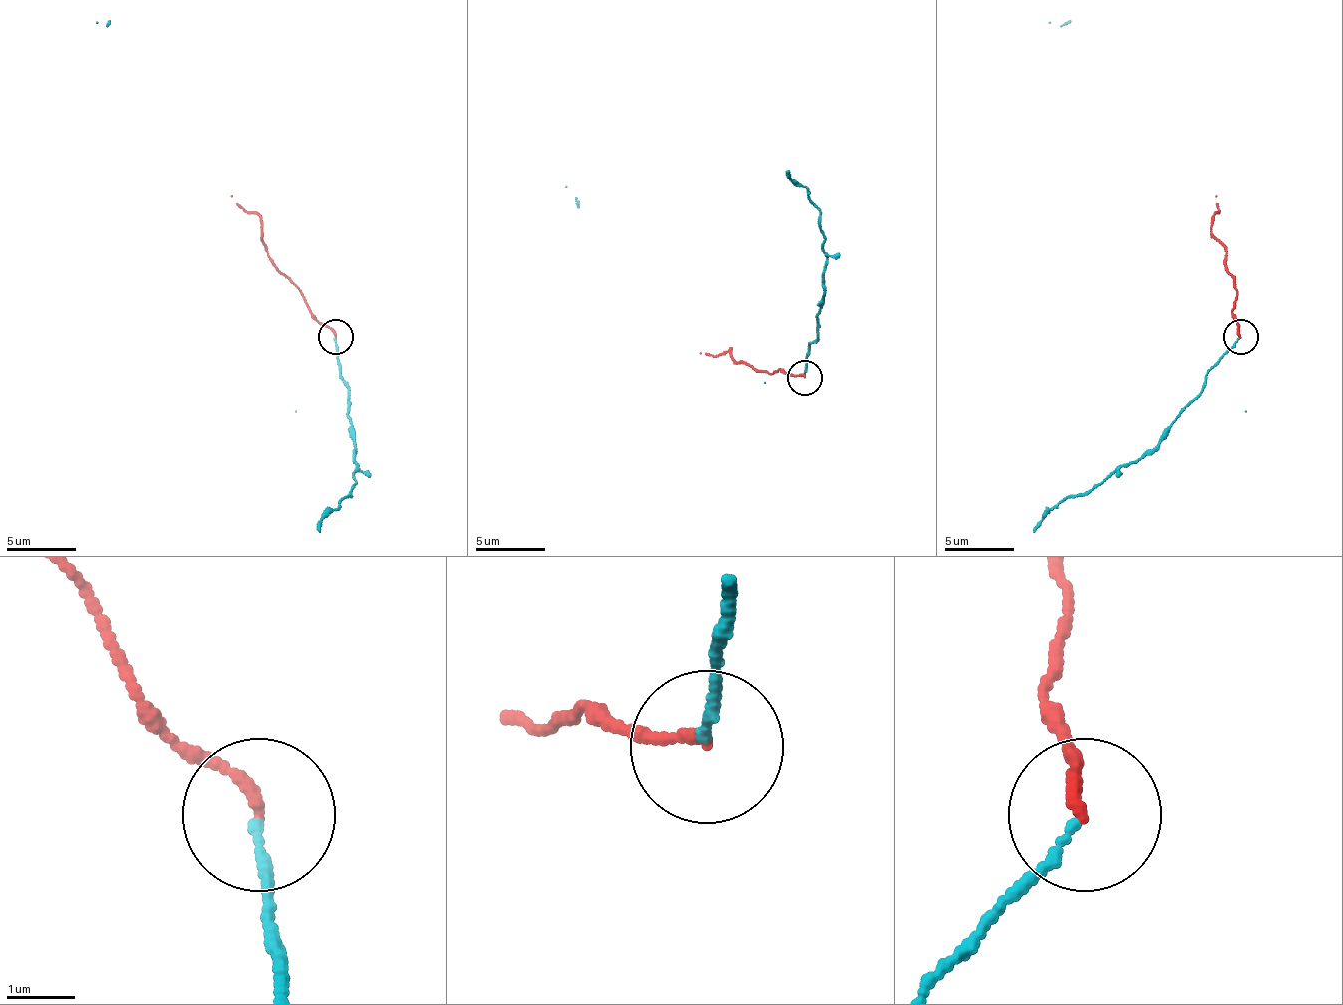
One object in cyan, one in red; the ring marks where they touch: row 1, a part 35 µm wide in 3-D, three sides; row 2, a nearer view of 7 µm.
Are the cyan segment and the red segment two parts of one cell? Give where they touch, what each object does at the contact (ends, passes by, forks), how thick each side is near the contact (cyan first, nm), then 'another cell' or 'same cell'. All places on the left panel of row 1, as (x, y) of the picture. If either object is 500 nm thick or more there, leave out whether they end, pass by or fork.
at (335, 336); cyan ends there; red ends there; 130 nm thick on the cyan side, 160 nm on the other; another cell

